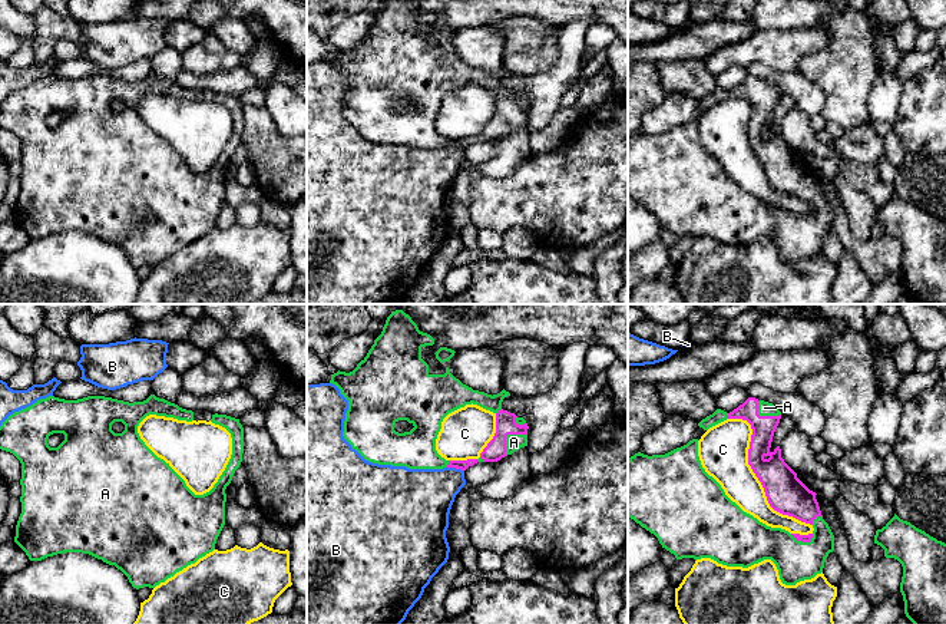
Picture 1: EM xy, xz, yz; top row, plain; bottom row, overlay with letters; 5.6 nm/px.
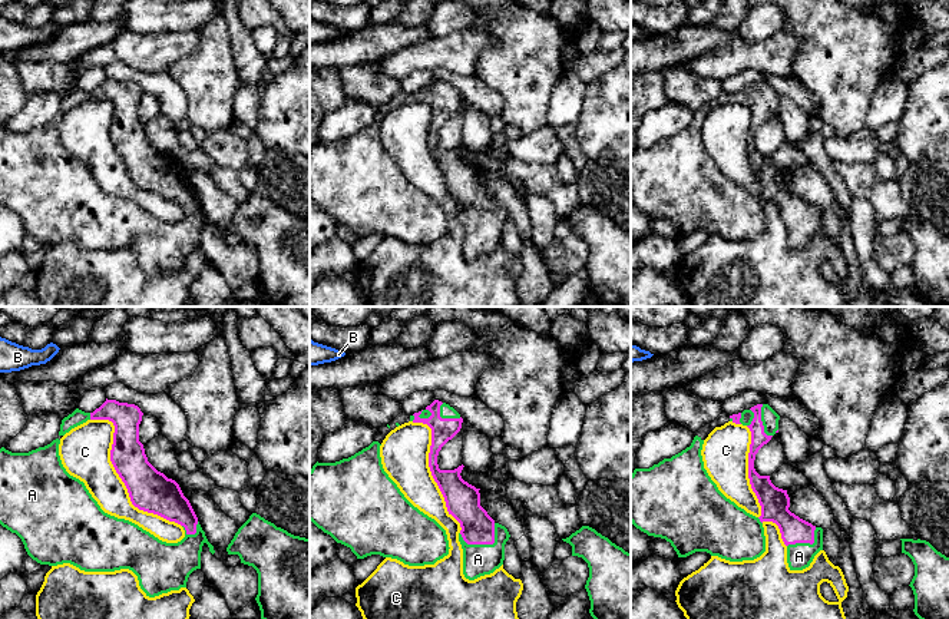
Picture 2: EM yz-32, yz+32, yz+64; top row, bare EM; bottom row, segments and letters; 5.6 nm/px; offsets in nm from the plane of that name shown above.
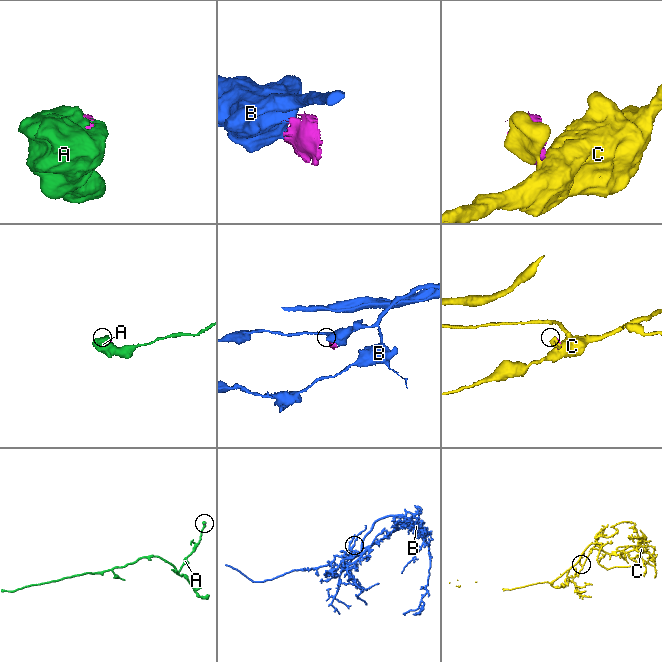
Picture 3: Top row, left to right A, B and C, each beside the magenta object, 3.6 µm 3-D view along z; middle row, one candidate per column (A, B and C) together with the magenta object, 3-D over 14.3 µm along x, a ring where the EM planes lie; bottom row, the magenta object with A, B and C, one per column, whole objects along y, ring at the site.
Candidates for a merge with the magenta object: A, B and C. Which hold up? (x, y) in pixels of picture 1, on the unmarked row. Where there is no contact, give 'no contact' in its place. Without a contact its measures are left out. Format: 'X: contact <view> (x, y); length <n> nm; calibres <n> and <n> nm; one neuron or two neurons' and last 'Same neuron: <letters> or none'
A: contact xz (508, 112); length 170 nm; calibres 110 and 100 nm; one neuron
B: contact xz (455, 145); length 110 nm; calibres 60 and 320 nm; two neurons
C: contact yz (756, 154); length 750 nm; calibres 220 and 280 nm; two neurons
Same neuron: A

